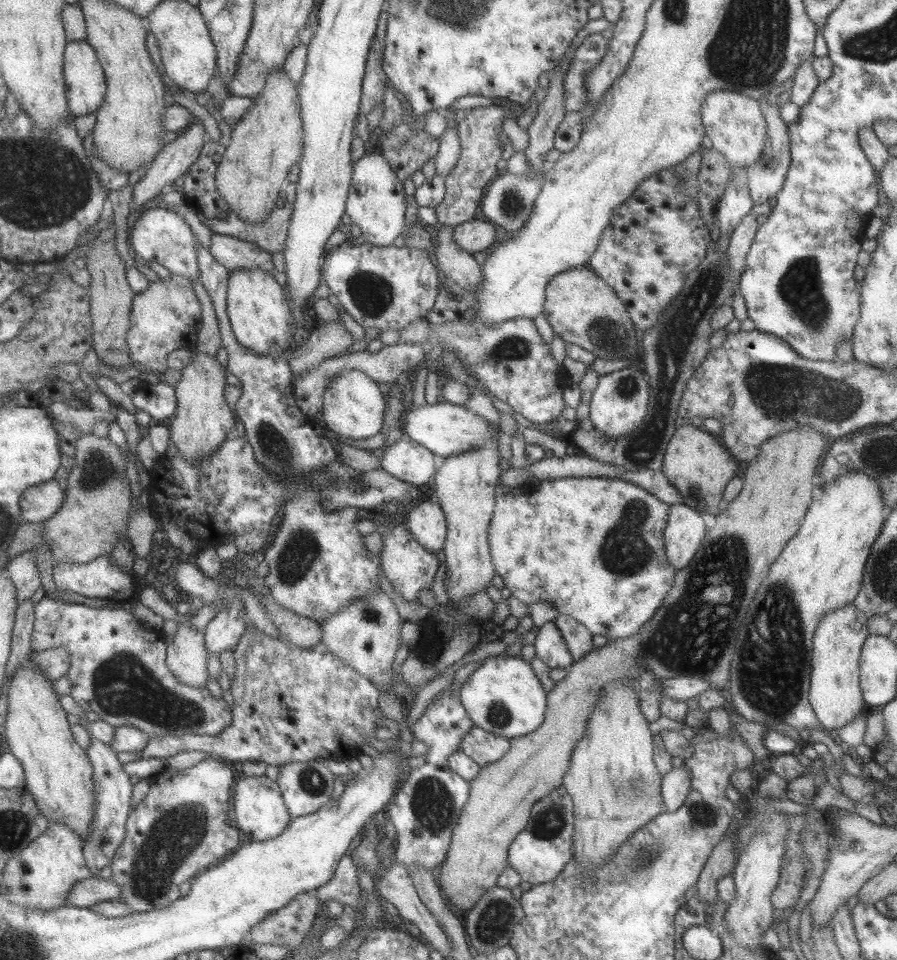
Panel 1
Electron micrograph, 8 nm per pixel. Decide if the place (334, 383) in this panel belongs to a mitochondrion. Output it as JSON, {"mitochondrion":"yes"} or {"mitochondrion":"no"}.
{"mitochondrion":"no"}

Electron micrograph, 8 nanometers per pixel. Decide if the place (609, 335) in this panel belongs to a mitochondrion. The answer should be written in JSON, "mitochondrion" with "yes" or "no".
{"mitochondrion":"yes"}

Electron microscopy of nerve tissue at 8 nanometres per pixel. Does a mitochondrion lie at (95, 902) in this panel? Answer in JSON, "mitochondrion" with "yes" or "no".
{"mitochondrion":"no"}

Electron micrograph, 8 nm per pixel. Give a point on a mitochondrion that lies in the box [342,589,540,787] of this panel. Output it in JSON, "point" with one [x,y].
{"point":[498,716]}

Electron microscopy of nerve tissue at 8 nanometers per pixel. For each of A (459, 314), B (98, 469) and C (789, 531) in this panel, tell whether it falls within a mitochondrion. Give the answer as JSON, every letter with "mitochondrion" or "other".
{"A":"other","B":"mitochondrion","C":"other"}

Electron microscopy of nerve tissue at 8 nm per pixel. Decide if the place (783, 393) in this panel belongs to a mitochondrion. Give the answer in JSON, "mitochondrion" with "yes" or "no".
{"mitochondrion":"yes"}

